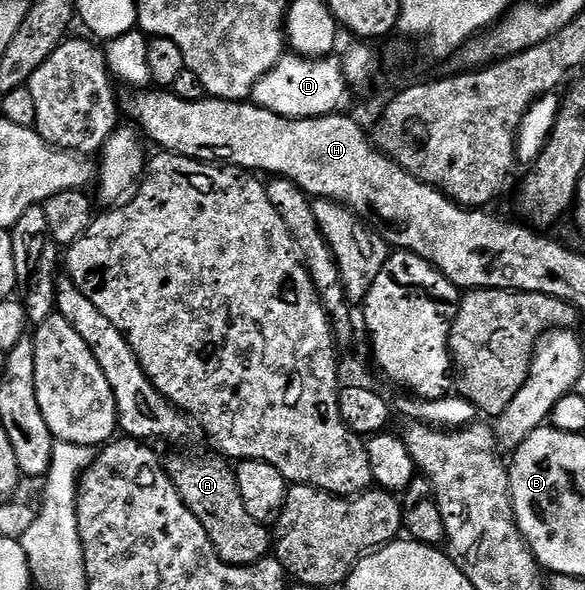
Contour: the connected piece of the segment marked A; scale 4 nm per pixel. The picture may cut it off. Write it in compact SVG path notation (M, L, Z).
M212 456L201 457L198 461L192 461L189 457L171 458L167 461L169 479L175 483L179 495L185 500L185 505L195 515L195 519L203 523L203 531L207 531L219 559L223 559L228 565L252 567L256 561L266 560L270 556L270 530L251 519L251 514L239 495L237 475L230 462L224 456Z

